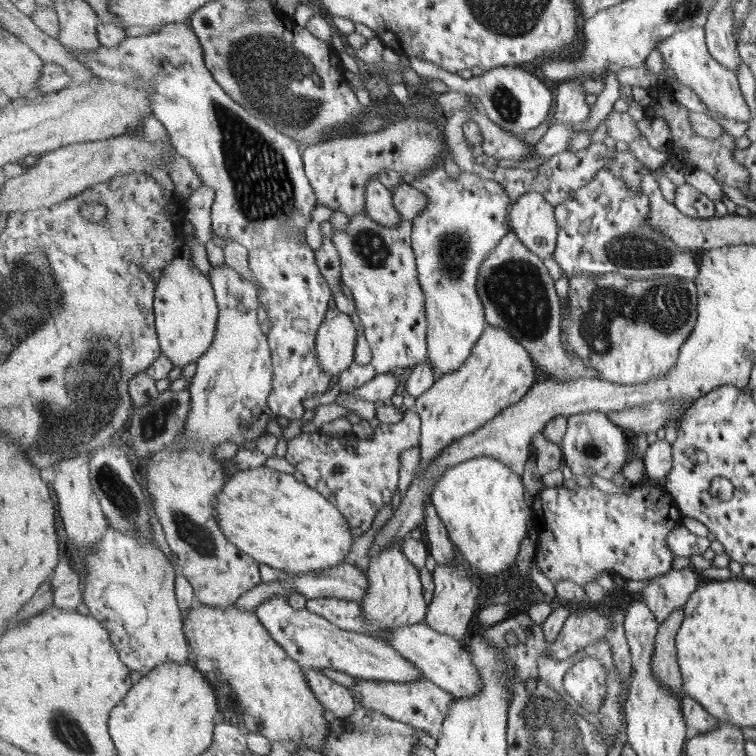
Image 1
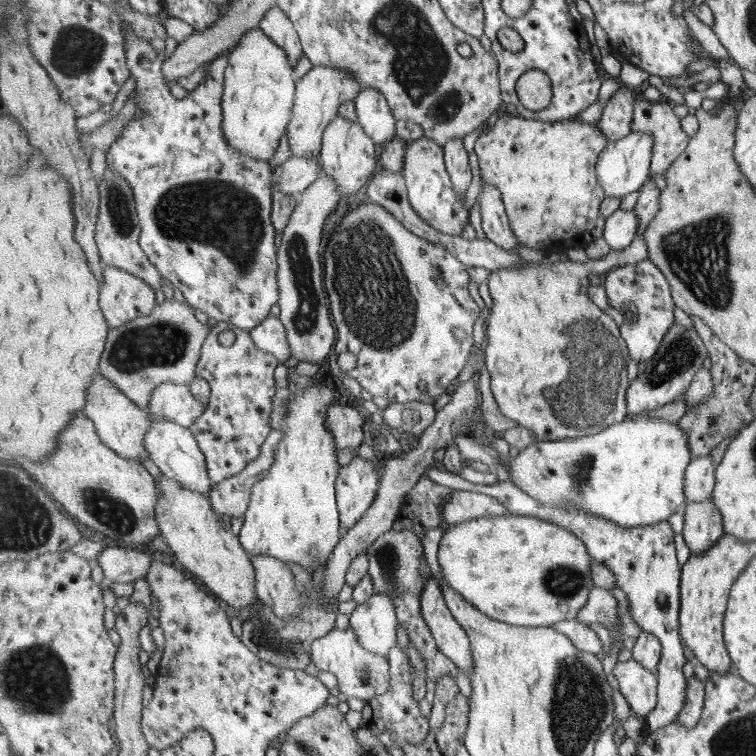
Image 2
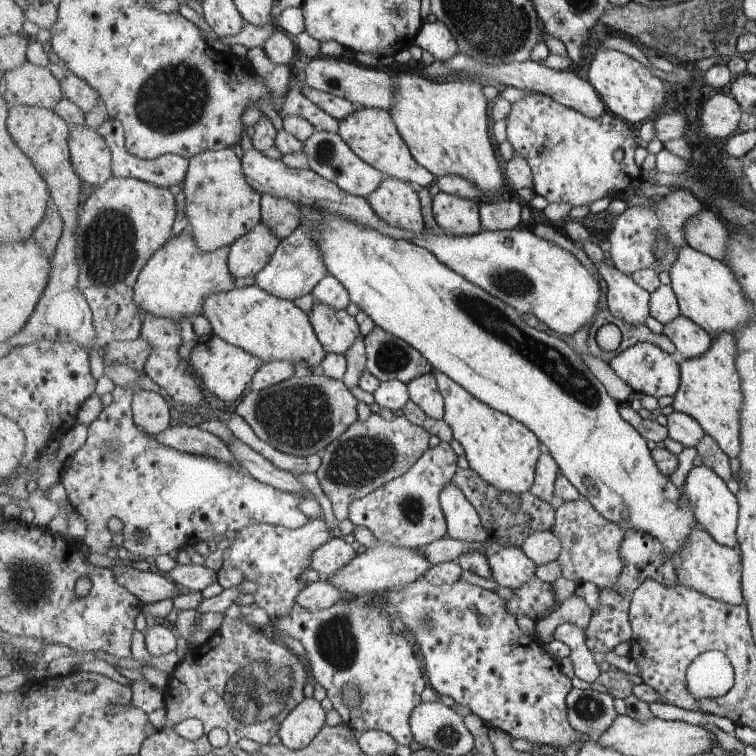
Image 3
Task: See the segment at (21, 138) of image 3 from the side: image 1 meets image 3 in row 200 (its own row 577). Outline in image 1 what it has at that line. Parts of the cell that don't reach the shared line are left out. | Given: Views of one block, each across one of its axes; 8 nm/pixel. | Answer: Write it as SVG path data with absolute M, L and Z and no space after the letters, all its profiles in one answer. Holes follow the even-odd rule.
M61 550L59 565L51 578L54 592L54 604L61 610L76 610L84 602L84 591L81 590L79 574L69 566L69 560Z

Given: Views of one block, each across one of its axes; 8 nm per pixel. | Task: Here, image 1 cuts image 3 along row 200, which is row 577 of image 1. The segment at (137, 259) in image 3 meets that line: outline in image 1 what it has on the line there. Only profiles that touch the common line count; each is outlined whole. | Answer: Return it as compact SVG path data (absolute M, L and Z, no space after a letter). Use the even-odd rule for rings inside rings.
M109 524L97 548L91 554L85 554L84 560L88 571L84 604L90 609L90 615L110 632L123 662L127 663L130 670L138 671L143 676L166 662L187 663L190 642L186 637L184 616L175 596L175 575L178 572L161 546L156 541L148 543L139 535L130 535Z

